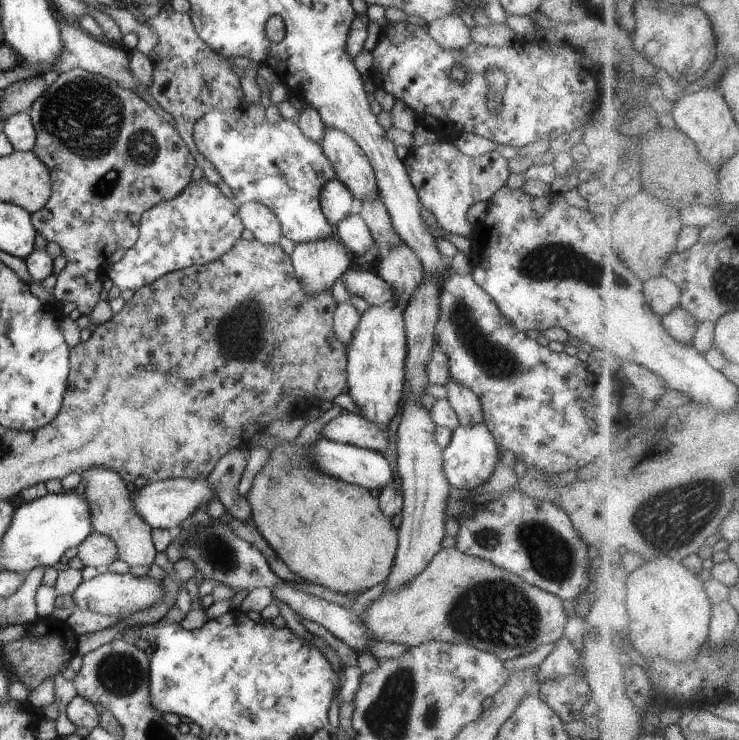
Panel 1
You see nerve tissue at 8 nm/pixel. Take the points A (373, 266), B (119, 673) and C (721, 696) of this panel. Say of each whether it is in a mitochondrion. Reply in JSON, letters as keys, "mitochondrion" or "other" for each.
{"A":"other","B":"mitochondrion","C":"other"}

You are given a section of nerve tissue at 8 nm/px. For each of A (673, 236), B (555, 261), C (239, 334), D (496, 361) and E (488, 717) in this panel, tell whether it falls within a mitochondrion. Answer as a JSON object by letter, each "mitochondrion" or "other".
{"A":"other","B":"mitochondrion","C":"mitochondrion","D":"mitochondrion","E":"other"}

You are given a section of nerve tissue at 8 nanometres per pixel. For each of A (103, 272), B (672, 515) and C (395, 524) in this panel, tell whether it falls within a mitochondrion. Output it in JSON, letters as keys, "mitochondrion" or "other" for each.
{"A":"other","B":"mitochondrion","C":"other"}

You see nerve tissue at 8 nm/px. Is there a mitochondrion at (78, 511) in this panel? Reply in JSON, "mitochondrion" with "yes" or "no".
{"mitochondrion":"no"}

